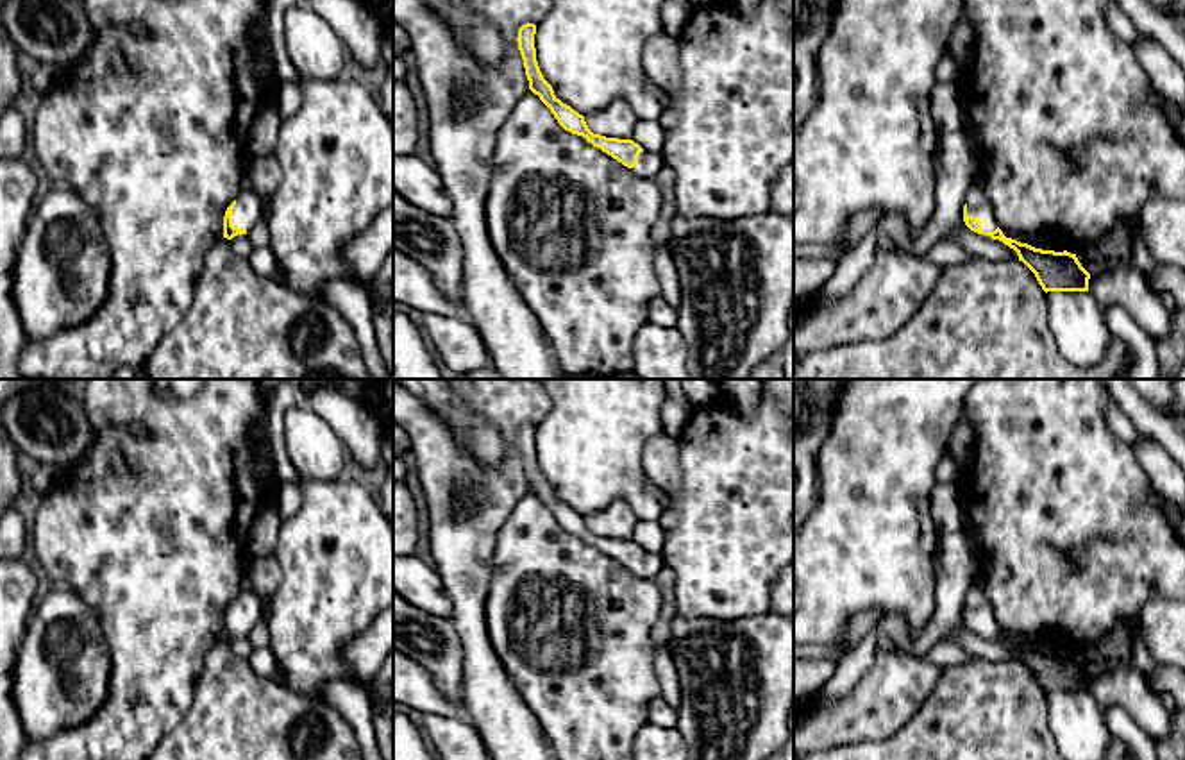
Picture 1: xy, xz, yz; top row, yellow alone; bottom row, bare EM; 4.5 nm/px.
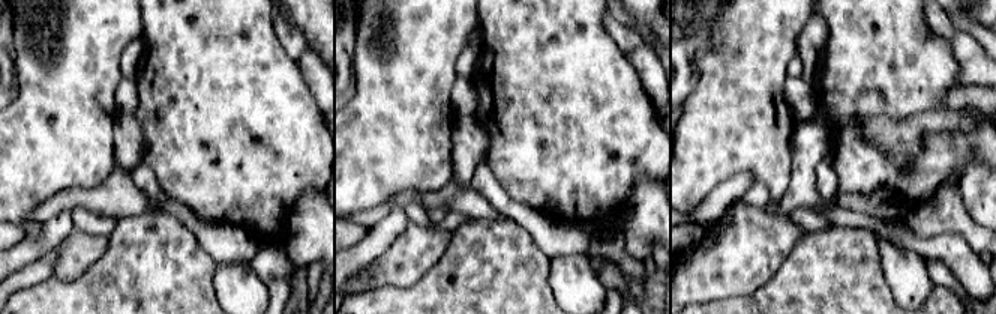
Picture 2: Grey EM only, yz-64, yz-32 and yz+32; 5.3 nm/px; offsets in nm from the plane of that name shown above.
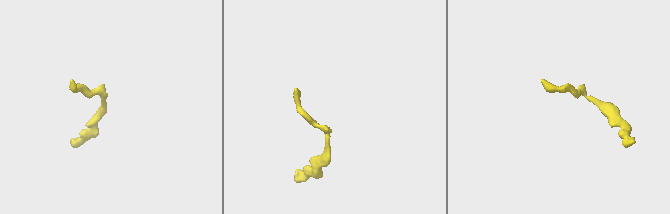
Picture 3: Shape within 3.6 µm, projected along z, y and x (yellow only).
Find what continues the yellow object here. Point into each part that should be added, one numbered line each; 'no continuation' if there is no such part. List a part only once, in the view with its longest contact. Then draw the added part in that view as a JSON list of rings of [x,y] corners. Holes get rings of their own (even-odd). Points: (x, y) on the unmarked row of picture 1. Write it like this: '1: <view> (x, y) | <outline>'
1: yz (978, 607) | [[[979,583],[972,585],[967,592],[967,615],[978,617],[985,633],[997,629],[996,615],[983,595]]]

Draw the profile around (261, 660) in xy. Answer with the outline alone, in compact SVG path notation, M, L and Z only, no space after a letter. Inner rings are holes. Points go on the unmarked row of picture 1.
M270 647L254 649L247 662L261 678L281 681L282 674Z

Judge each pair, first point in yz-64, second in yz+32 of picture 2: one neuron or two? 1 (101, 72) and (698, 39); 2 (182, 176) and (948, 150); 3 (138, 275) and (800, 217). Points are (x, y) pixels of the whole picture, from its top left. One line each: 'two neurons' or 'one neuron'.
1: two neurons
2: one neuron
3: two neurons

